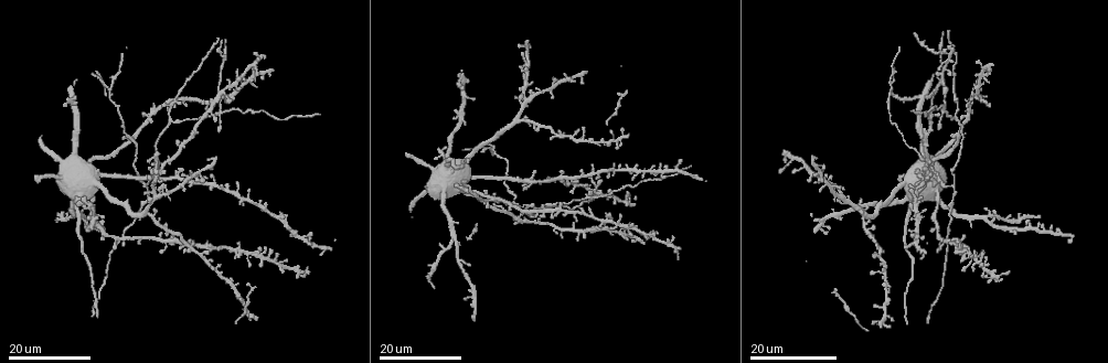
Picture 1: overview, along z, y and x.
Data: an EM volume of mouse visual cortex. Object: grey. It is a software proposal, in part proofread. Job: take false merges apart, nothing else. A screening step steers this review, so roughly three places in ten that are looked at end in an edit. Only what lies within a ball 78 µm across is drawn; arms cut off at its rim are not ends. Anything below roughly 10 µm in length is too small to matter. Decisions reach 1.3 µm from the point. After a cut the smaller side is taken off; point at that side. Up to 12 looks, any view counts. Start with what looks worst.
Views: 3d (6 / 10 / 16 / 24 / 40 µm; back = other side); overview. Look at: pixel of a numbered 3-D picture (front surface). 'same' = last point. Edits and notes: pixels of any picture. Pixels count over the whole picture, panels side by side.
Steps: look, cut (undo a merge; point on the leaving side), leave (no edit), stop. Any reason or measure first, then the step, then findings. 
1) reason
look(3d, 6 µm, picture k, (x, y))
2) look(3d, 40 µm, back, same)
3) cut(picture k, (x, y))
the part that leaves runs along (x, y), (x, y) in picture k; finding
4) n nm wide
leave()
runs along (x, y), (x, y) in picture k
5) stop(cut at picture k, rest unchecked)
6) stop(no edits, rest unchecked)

four arms meet
look(3d, 24 µm, picture 1, (223, 113))

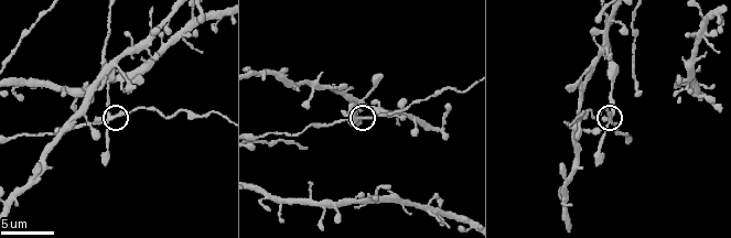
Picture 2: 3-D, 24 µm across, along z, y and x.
look(3d, 6 µm, picture 2, (357, 120))

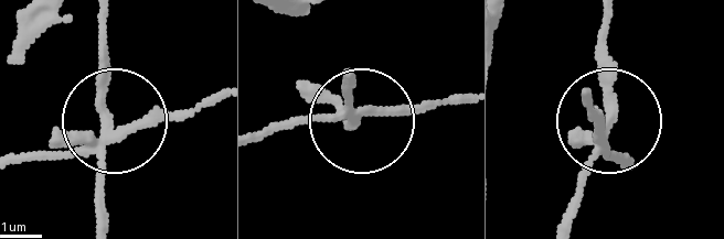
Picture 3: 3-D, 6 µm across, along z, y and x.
220 nm wide
cut(picture 3, (103, 78))
the part that leaves runs along (99, 136), (99, 23) in picture 3; a second neuron is stuck on

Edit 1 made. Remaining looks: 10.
look(overview)

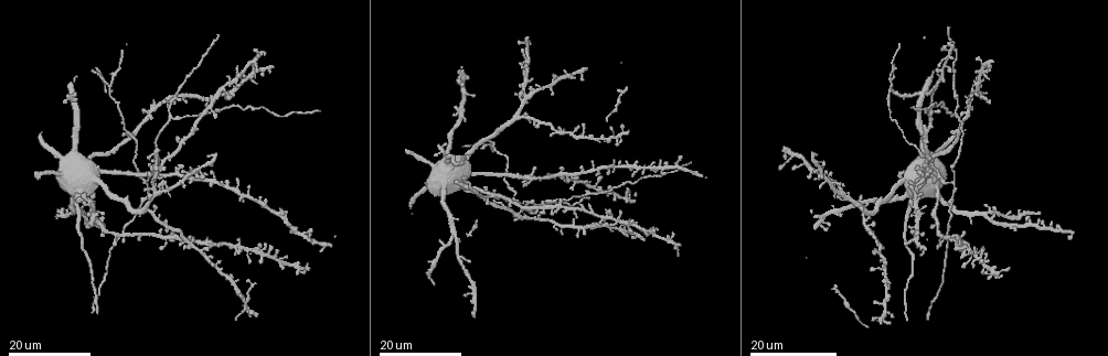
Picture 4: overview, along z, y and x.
looks like a crossing
look(3d, 24 µm, picture 4, (493, 195))

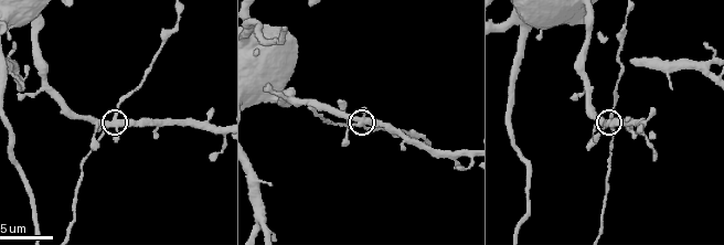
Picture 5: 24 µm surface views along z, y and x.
look(3d, 10 µm, picture 5, (114, 116))

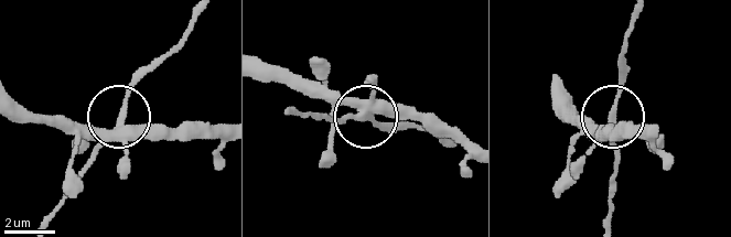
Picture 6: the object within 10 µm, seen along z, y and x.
leave()
runs along (18, 101), (36, 115), (93, 129), (125, 119), (185, 129) in picture 6; continuous, no second neuron

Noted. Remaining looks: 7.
a fork
look(3d, 24 µm, picture 4, (951, 182))

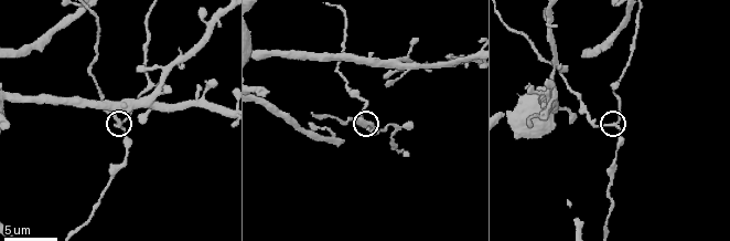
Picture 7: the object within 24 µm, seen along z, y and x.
look(3d, 6 µm, picture 7, (615, 123))

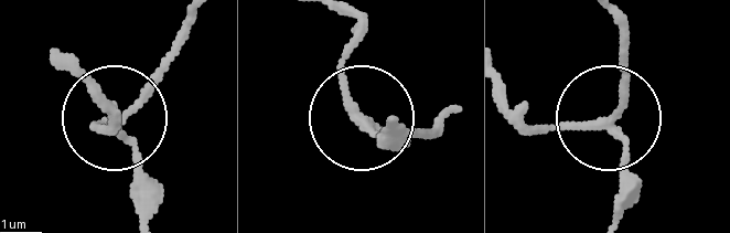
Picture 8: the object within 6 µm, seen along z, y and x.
3 arms
leave()
runs along (612, 220), (623, 178), (615, 125), (521, 125) in picture 8; all the same neuron

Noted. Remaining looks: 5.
branch point
look(3d, 24 µm, picture 4, (956, 115))

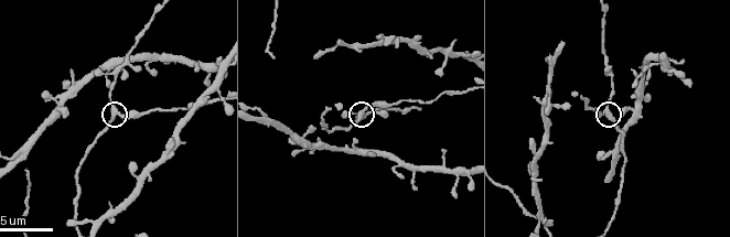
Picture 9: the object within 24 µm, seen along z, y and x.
look(3d, 10 µm, picture 9, (363, 112))

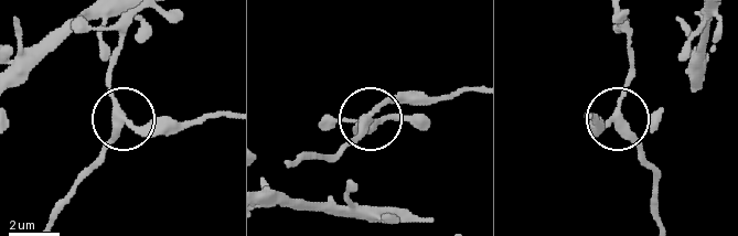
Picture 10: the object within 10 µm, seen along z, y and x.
3 arms
leave()
runs along (658, 223), (653, 167), (618, 109), (630, 61) in picture 10; all the same neuron

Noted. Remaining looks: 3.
look(3d, 24 µm, picture 4, (520, 119))

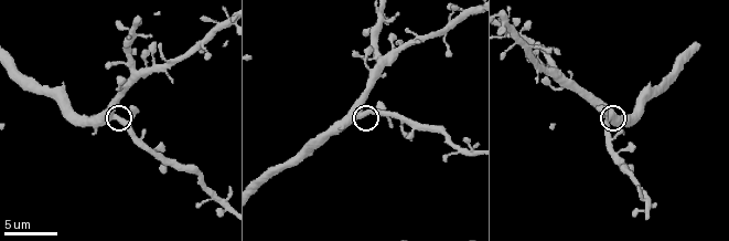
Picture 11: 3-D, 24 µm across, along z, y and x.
look(3d, 10 µm, picture 11, (117, 115))

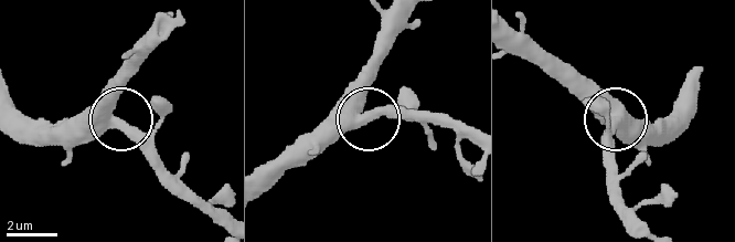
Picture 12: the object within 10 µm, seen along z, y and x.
leave()
runs along (19, 111), (38, 119), (114, 119), (114, 76) in picture 12; all the same neuron

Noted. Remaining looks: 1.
look(3d, 16 µm, picture 9, (589, 106))

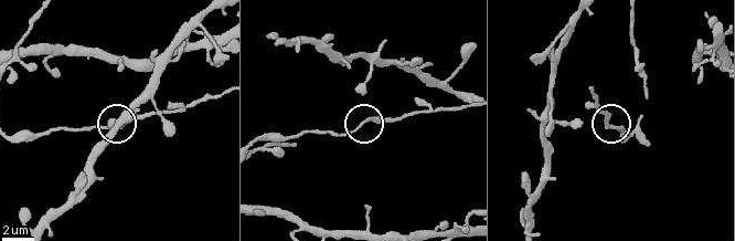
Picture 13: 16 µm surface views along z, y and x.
leave()
runs along (259, 139), (307, 131), (345, 134), (373, 118), (400, 118) in picture 13; one neuron here

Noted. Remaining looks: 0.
stop(cut at picture 3, rest unchecked)

